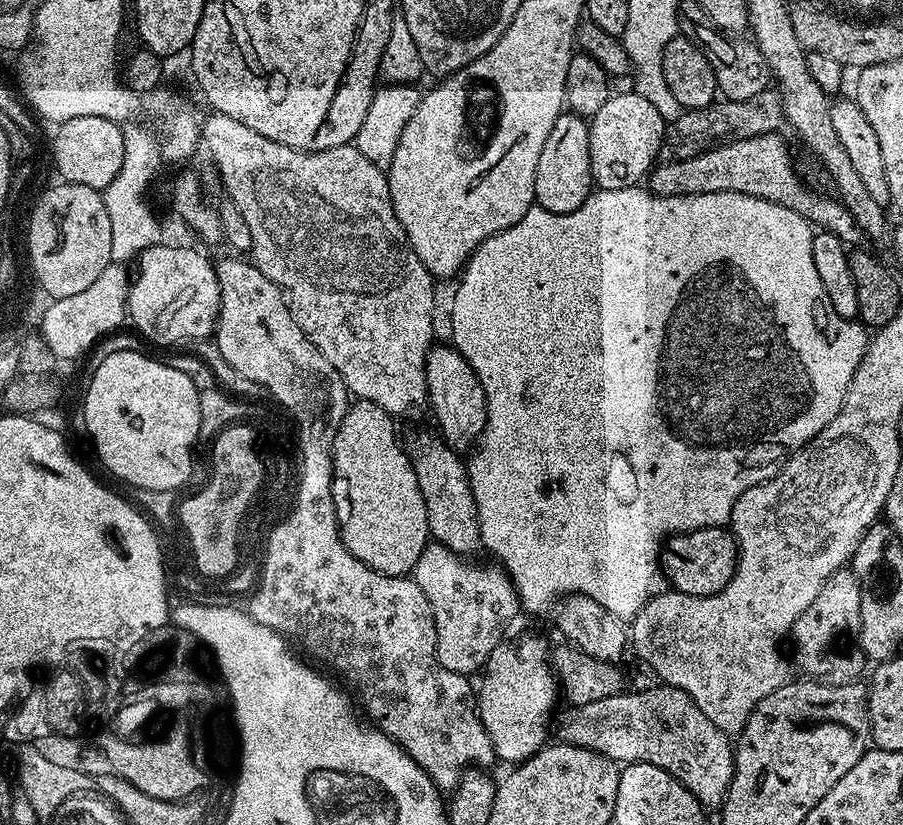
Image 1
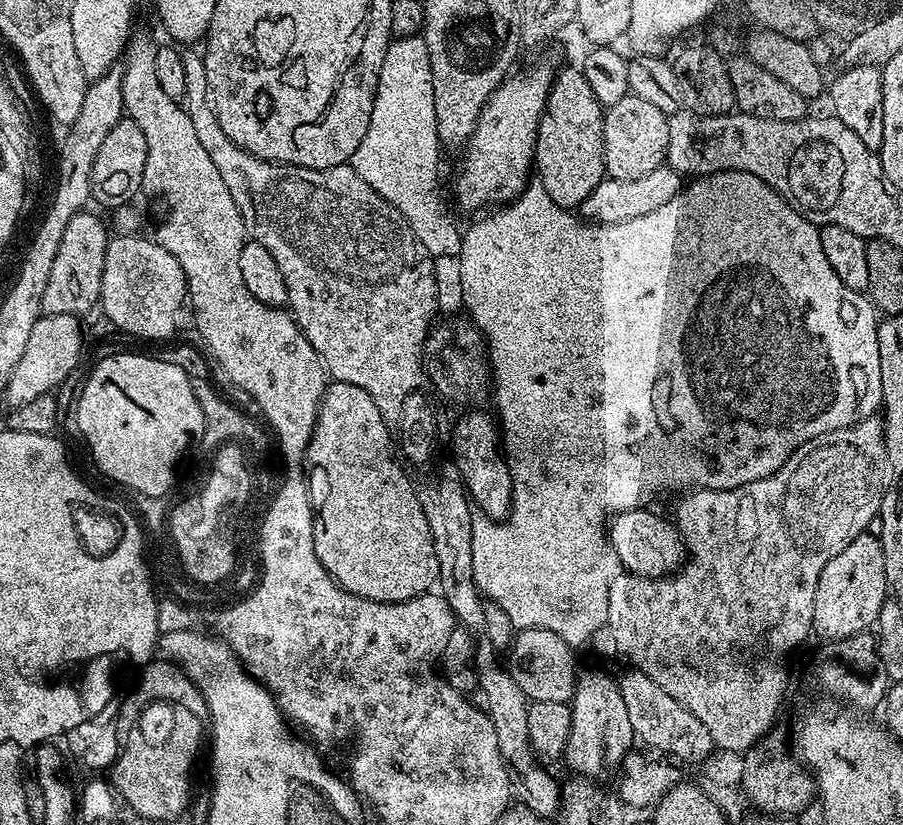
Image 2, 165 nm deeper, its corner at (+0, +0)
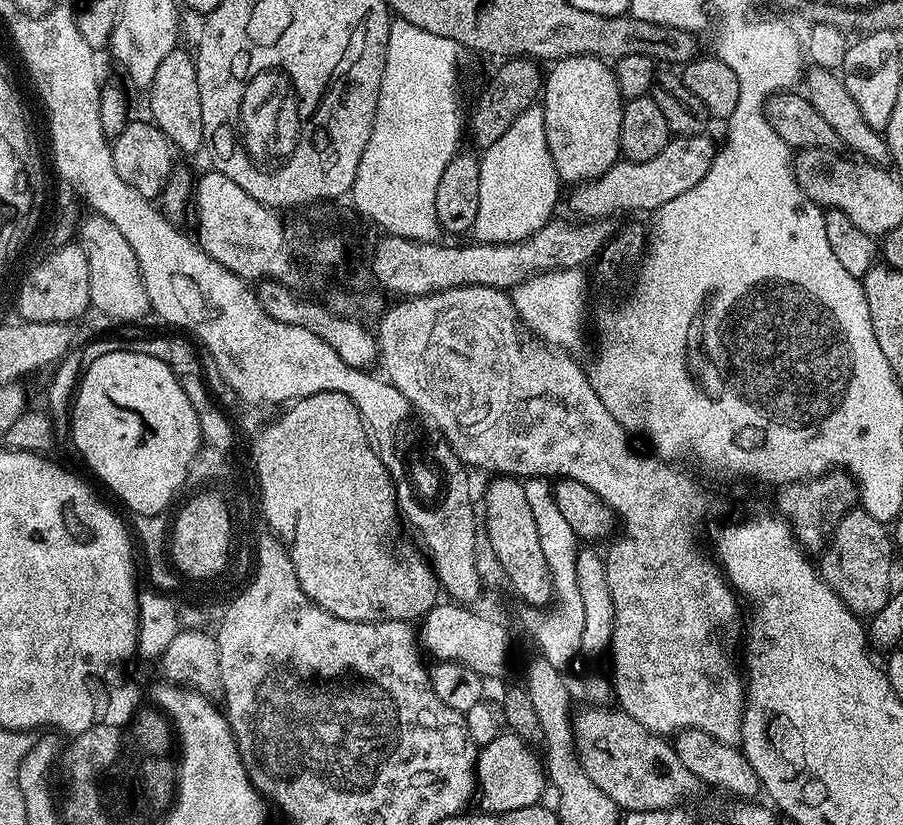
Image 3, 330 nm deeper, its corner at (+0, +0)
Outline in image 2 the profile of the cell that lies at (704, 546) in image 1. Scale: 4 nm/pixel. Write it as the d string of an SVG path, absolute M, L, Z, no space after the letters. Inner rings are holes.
M647 507L618 512L606 524L608 544L614 550L621 569L634 576L645 576L656 580L659 576L670 576L684 567L686 553L684 540L671 519L663 520Z

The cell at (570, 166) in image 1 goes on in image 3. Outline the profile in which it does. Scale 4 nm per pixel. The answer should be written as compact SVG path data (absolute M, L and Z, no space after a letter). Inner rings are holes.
M571 56L549 68L542 80L542 107L550 156L565 185L586 184L621 159L620 127L626 101L618 90L613 65L598 56Z

